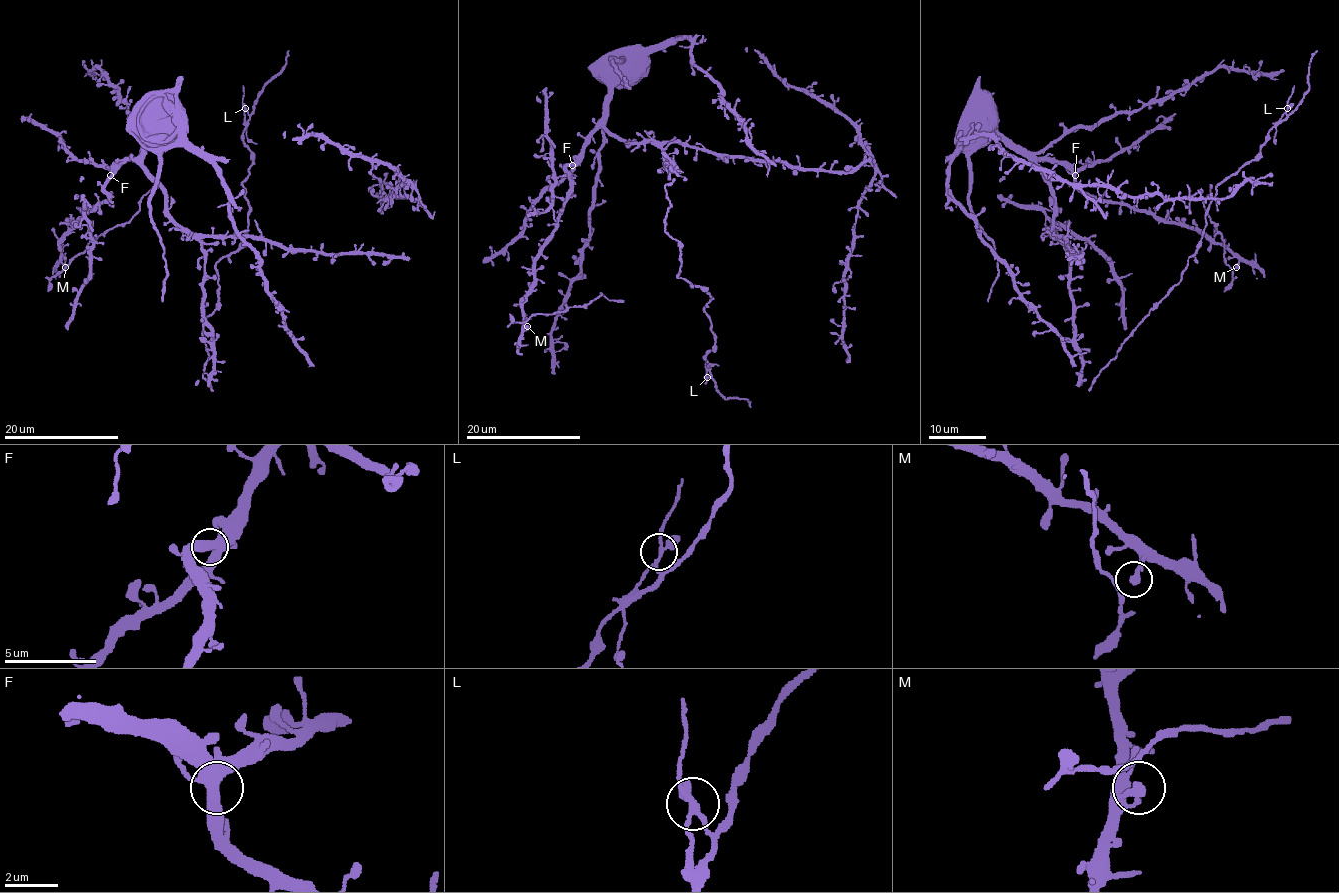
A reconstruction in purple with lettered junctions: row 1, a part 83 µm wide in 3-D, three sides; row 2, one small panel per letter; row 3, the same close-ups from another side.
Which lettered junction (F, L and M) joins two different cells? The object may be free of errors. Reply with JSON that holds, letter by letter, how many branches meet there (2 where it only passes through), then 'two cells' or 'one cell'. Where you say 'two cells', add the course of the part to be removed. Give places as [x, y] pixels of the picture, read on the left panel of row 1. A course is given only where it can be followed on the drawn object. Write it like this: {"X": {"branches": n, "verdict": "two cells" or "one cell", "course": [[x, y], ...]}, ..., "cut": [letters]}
{"F": {"branches": 4, "verdict": "one cell"}, "L": {"branches": 4, "verdict": "two cells", "course": [[245, 108], [245, 135], [257, 144]]}, "M": {"branches": 4, "verdict": "one cell"}, "cut": ["L"]}

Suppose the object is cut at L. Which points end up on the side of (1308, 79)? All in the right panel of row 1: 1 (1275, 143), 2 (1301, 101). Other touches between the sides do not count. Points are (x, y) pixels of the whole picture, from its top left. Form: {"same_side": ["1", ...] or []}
{"same_side": ["2"]}

